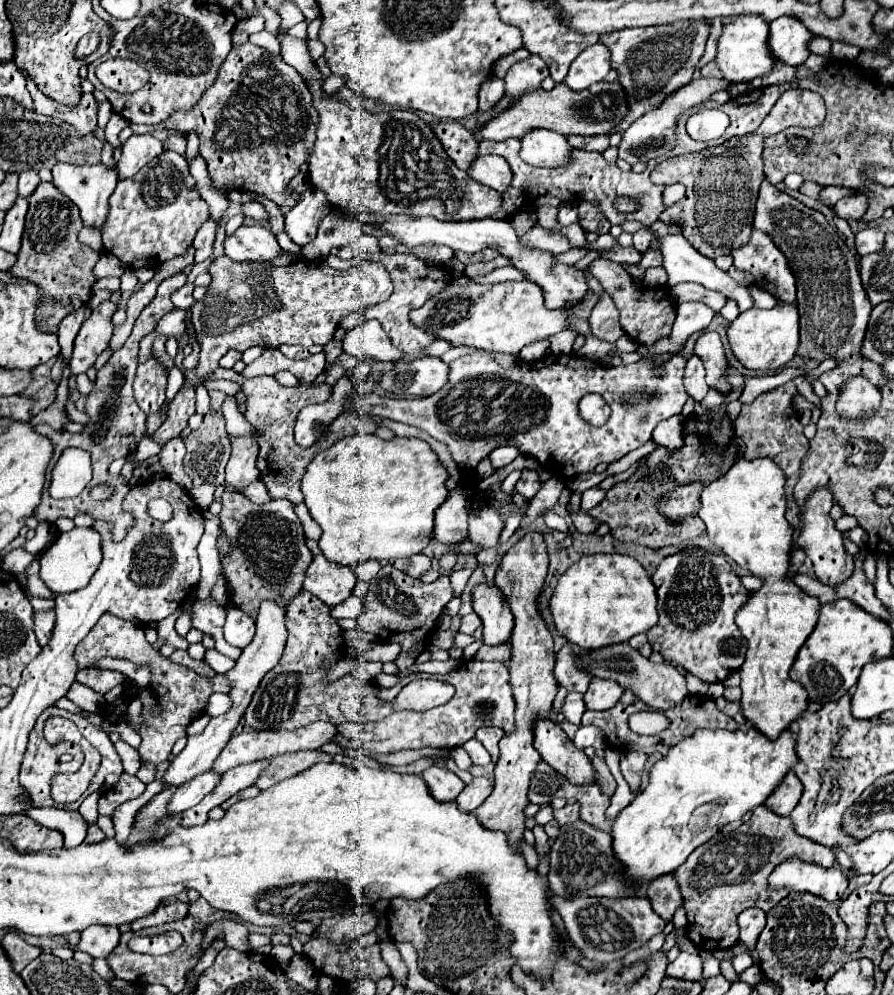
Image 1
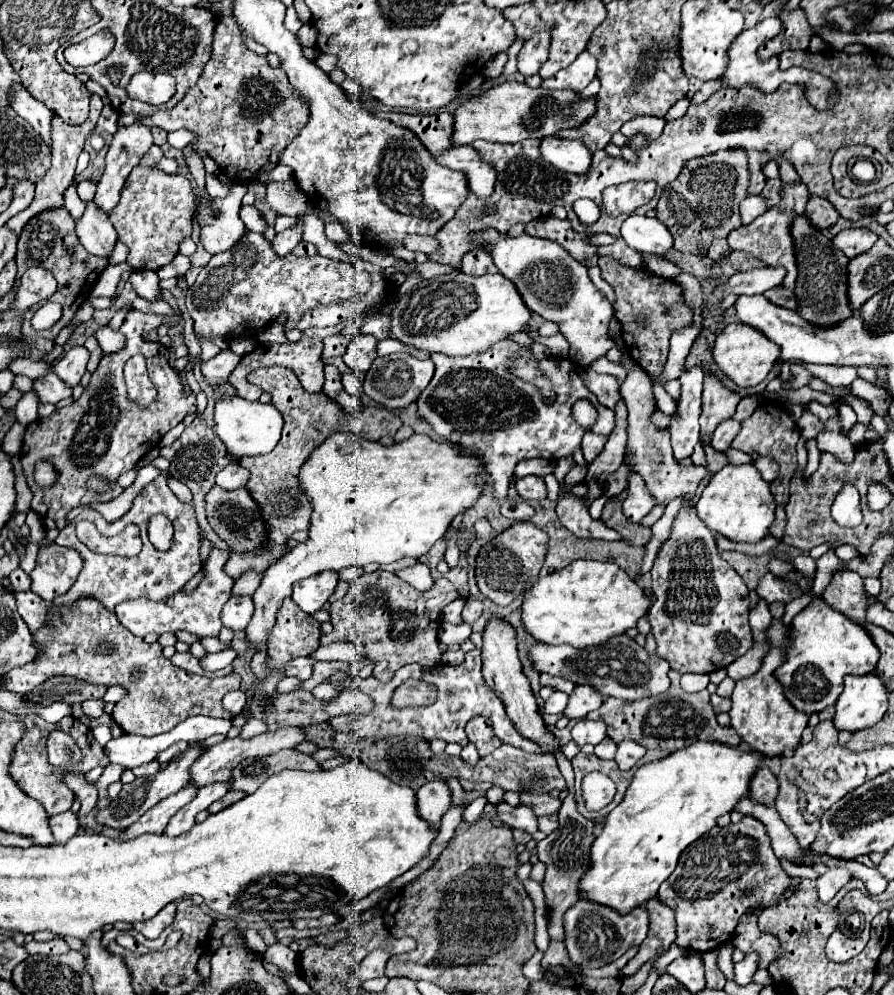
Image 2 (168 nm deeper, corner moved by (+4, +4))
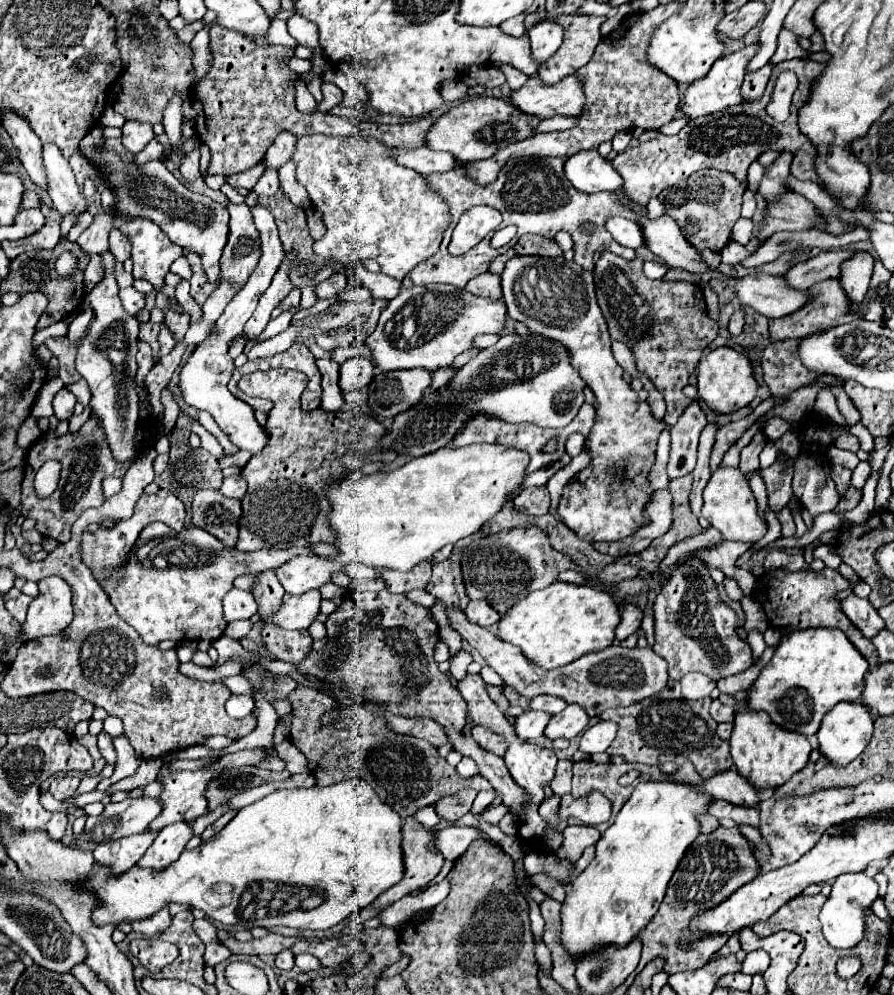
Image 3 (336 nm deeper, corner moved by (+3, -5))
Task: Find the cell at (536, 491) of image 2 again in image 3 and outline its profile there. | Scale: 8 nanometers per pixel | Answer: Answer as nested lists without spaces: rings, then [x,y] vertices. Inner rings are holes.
[[[527,487],[519,497],[513,499],[513,505],[517,511],[527,515],[547,515],[551,507],[549,491],[547,487]]]

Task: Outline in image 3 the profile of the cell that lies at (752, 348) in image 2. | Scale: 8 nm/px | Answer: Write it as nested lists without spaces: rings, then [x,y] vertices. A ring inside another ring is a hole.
[[[719,347],[719,349],[707,353],[697,365],[699,399],[705,401],[705,405],[719,415],[733,413],[741,407],[747,407],[753,401],[757,387],[759,385],[757,385],[757,379],[753,375],[751,361],[731,347]]]

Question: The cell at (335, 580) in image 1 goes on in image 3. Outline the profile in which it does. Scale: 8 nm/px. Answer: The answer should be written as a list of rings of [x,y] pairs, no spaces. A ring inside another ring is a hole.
[[[307,591],[303,595],[285,593],[279,611],[273,613],[269,621],[281,629],[307,629],[319,613],[319,603],[319,591]]]

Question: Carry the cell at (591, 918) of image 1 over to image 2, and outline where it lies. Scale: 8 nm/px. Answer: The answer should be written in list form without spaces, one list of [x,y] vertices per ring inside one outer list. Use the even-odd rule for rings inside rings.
[[[582,898],[578,904],[566,910],[564,914],[564,928],[566,928],[566,950],[574,964],[588,966],[588,968],[600,968],[604,964],[610,964],[618,960],[628,948],[640,946],[642,940],[648,934],[648,912],[646,908],[638,906],[628,914],[620,914],[618,910],[590,902]]]

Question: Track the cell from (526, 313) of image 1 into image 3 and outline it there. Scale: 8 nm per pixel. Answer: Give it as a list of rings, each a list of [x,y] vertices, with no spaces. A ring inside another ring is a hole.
[[[403,279],[401,291],[395,299],[389,301],[389,307],[381,313],[381,319],[377,323],[377,329],[365,339],[365,345],[371,349],[373,355],[373,365],[379,371],[397,371],[397,369],[427,369],[435,371],[439,367],[449,367],[457,355],[463,351],[471,349],[471,341],[475,335],[481,333],[501,333],[505,325],[505,303],[503,301],[489,301],[489,299],[479,299],[477,295],[467,293],[465,289],[443,289],[443,285],[415,285],[411,279]],[[413,317],[415,319],[415,333],[409,341],[405,341],[403,327],[405,321]]]

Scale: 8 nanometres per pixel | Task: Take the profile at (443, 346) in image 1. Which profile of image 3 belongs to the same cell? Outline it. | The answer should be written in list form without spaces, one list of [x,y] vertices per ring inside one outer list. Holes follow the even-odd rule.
[[[363,357],[349,359],[339,369],[339,389],[341,393],[361,391],[365,389],[373,379],[373,363]]]

